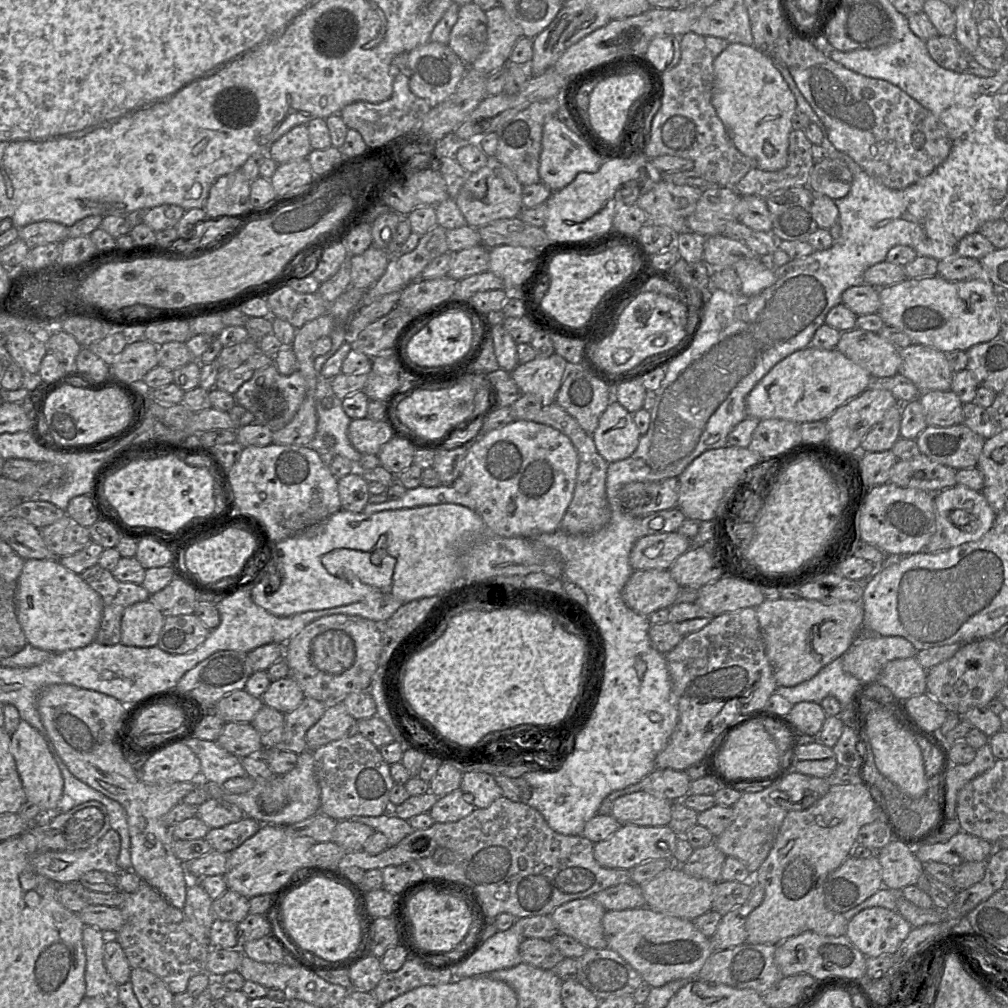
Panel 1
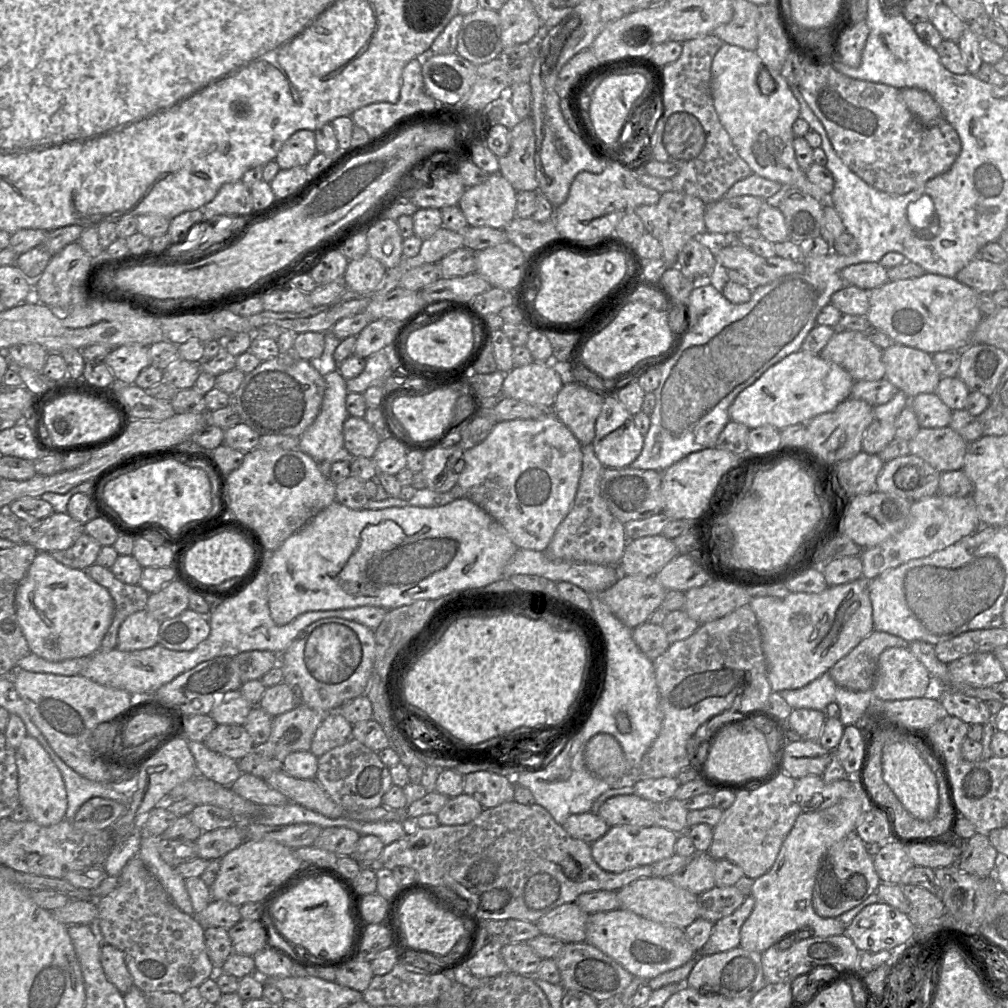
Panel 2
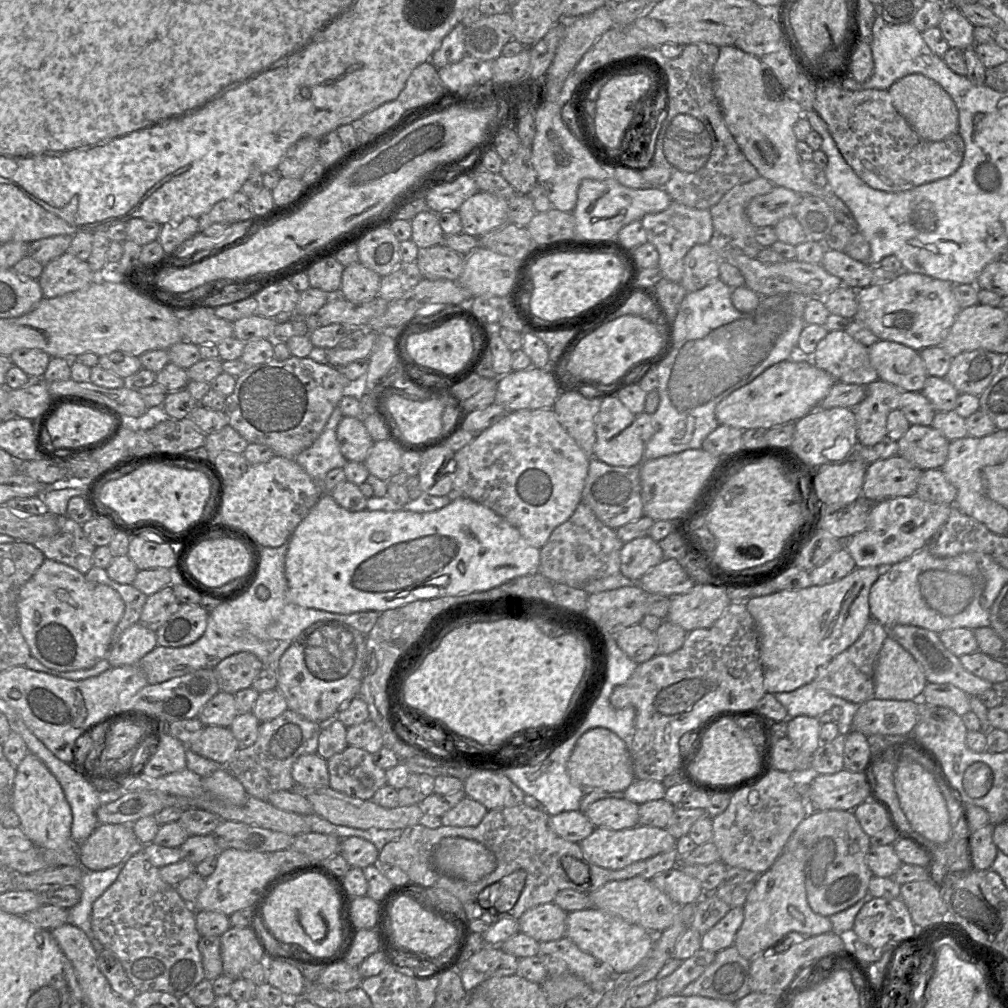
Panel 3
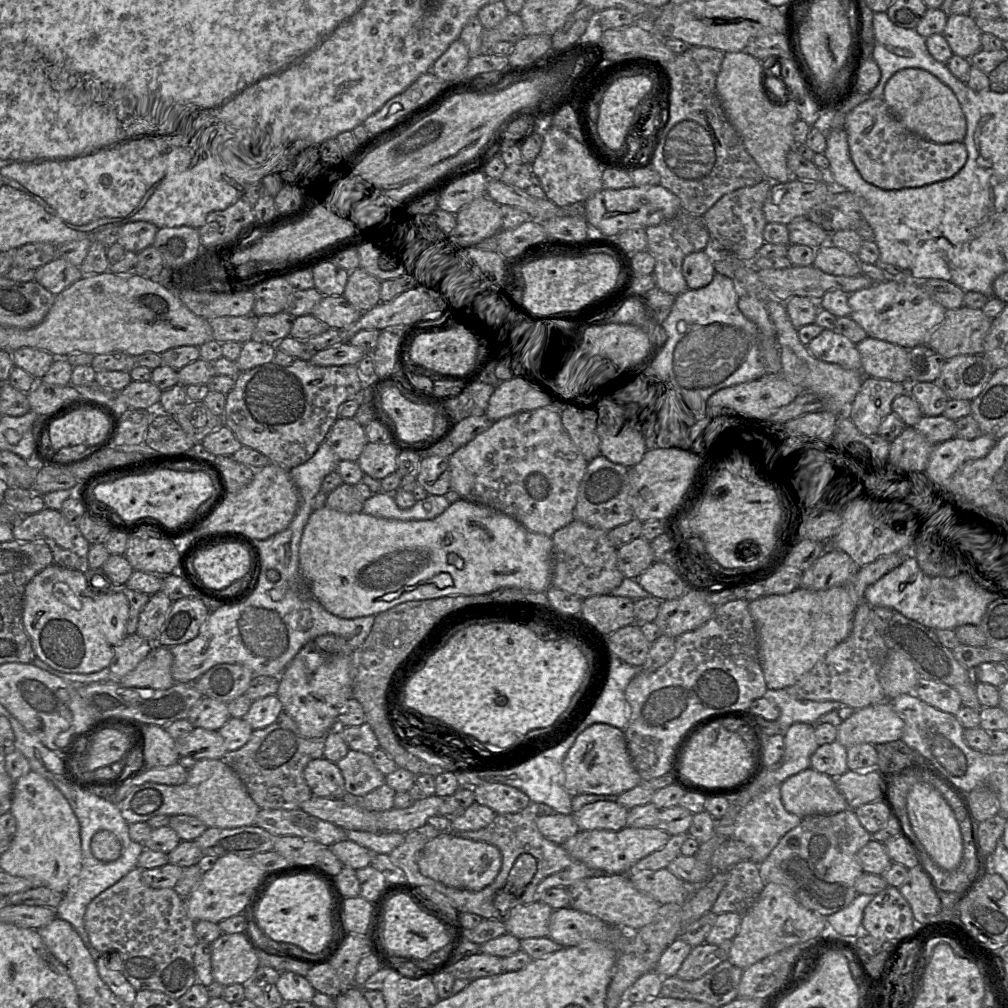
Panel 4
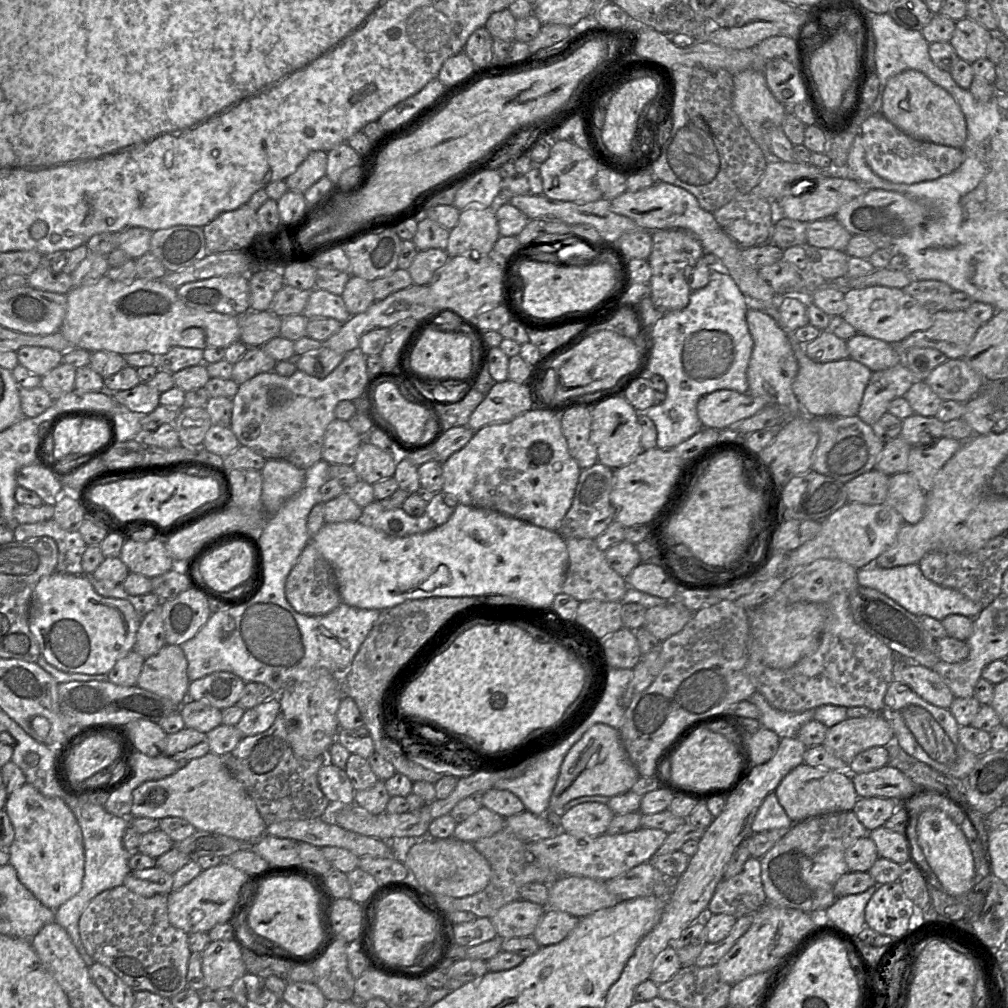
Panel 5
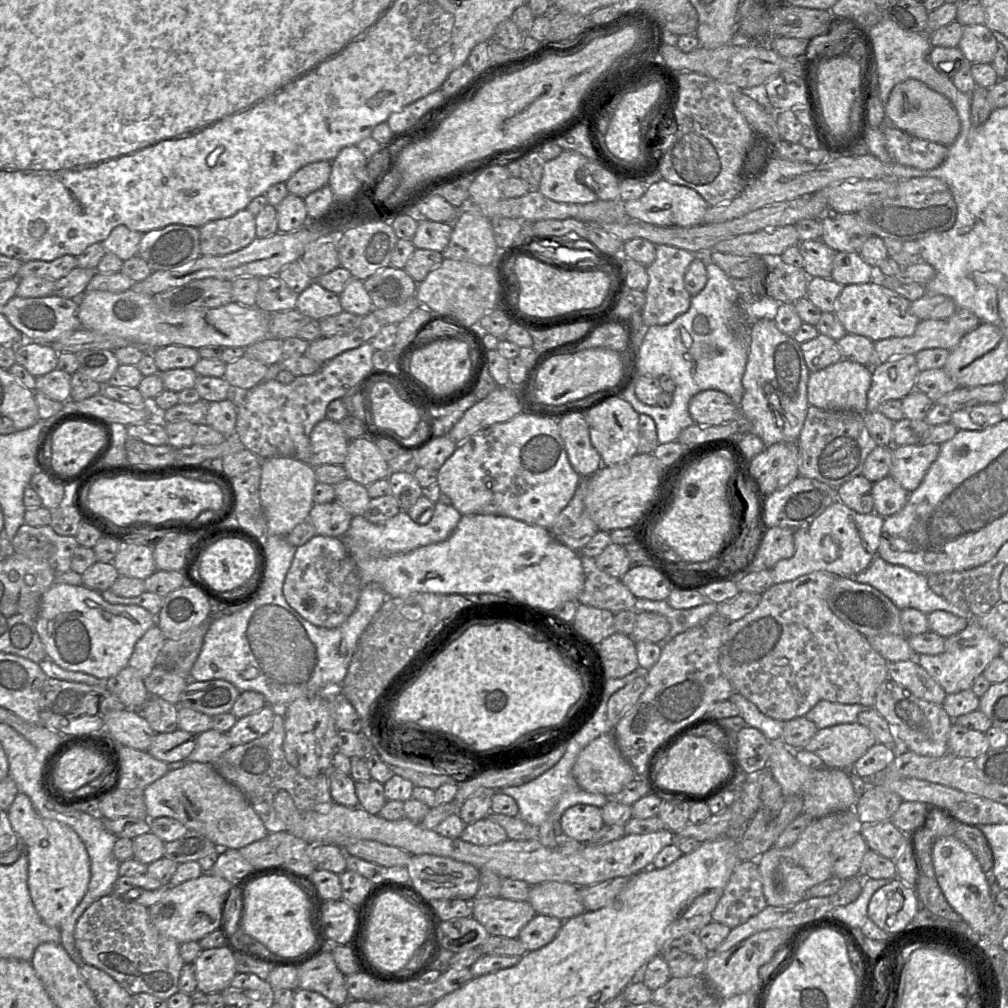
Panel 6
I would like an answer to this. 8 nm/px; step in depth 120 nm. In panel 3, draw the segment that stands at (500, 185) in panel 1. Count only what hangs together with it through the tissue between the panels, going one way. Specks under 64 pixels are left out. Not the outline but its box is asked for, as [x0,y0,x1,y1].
[458,191,509,237]

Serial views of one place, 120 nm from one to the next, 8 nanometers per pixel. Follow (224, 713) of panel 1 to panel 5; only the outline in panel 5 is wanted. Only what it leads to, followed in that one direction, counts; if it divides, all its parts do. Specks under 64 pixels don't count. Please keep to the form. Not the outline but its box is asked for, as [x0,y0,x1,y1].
[180,700,222,733]

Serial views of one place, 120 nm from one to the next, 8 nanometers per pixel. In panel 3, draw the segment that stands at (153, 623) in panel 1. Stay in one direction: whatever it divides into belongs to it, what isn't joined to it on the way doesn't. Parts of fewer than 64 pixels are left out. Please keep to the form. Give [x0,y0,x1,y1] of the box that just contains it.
[107,622,157,667]

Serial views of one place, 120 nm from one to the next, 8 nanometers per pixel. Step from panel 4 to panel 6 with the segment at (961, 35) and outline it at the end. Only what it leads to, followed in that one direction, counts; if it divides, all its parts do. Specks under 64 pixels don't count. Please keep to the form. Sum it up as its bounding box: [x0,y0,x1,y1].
[958,24,998,63]

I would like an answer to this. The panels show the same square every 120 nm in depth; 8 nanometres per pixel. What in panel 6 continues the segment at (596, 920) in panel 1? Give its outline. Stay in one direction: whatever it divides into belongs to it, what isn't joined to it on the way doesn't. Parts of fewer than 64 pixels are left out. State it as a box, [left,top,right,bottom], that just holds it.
[471,897,537,938]

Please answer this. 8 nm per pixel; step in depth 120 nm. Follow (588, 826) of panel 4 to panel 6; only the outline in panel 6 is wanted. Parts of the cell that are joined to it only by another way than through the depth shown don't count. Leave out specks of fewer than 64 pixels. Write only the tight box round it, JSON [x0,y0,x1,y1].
[561,804,604,843]

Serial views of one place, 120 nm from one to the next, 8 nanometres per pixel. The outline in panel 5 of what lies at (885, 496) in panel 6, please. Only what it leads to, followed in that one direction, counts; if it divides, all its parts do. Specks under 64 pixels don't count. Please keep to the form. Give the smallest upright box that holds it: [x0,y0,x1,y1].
[887,472,926,524]

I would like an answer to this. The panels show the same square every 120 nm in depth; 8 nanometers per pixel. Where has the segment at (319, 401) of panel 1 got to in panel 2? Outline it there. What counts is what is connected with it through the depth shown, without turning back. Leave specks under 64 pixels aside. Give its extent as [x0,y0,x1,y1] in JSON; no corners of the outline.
[299,369,355,463]

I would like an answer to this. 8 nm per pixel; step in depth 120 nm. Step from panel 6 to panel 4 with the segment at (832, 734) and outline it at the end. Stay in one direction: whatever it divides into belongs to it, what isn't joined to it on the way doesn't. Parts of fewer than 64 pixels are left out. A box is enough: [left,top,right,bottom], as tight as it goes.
[836,700,904,748]

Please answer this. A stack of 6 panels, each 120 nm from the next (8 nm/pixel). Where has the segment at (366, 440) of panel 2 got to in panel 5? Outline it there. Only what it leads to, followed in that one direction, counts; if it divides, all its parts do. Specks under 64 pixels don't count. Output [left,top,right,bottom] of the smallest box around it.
[322,418,364,464]

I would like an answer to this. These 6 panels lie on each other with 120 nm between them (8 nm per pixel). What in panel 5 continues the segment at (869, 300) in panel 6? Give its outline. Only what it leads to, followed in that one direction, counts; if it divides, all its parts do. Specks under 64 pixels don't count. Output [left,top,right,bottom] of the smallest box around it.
[842,286,933,344]

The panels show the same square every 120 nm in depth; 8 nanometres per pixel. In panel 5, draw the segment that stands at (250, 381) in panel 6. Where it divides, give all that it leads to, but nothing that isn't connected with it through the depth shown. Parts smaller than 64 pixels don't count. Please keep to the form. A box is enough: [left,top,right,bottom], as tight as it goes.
[232,347,276,385]

